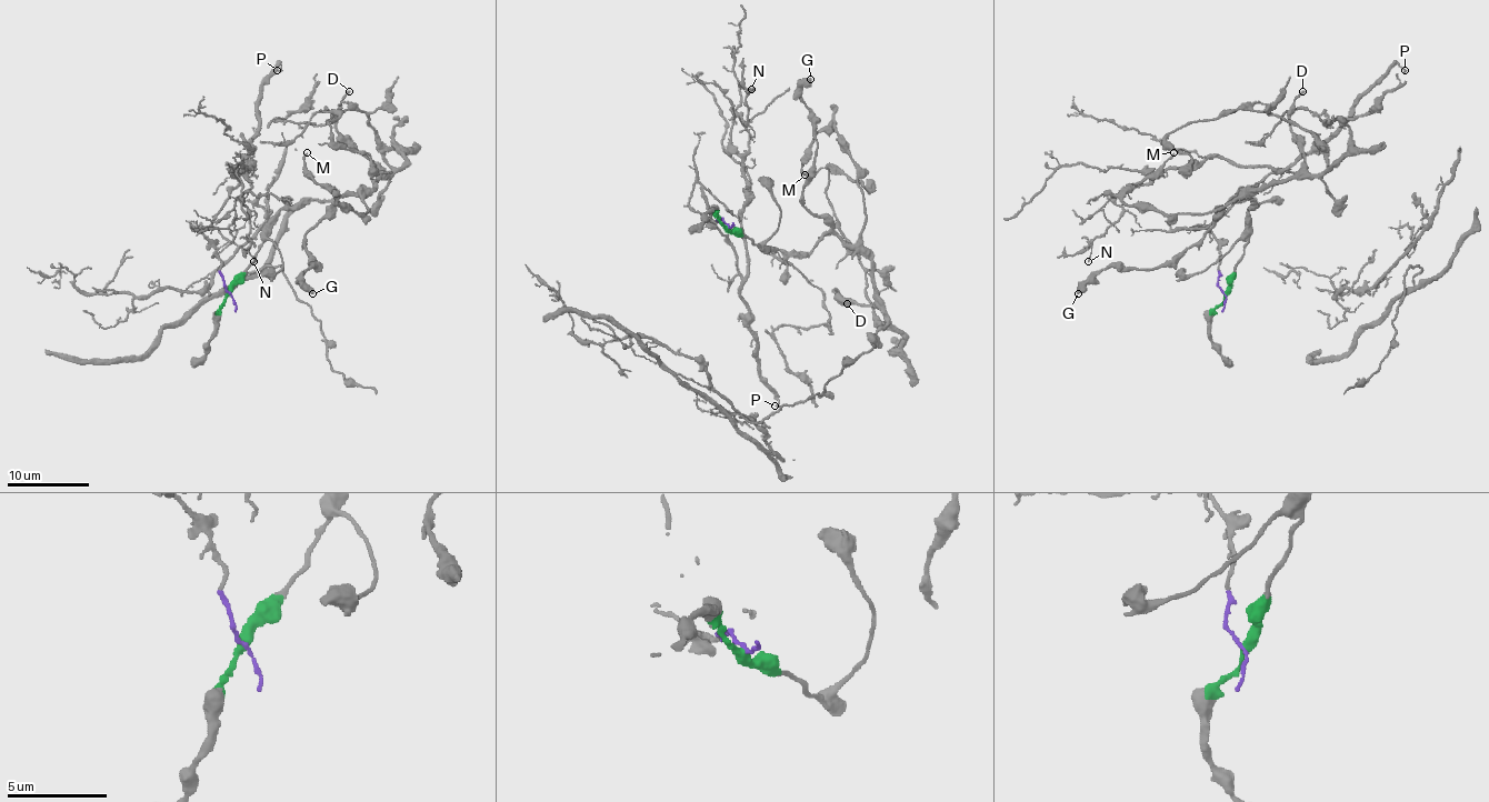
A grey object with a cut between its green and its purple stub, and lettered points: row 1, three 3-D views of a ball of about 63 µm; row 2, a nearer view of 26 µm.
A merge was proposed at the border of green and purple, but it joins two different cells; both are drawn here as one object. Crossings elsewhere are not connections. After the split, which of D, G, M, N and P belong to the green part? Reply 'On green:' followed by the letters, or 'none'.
On green: D, G, M

